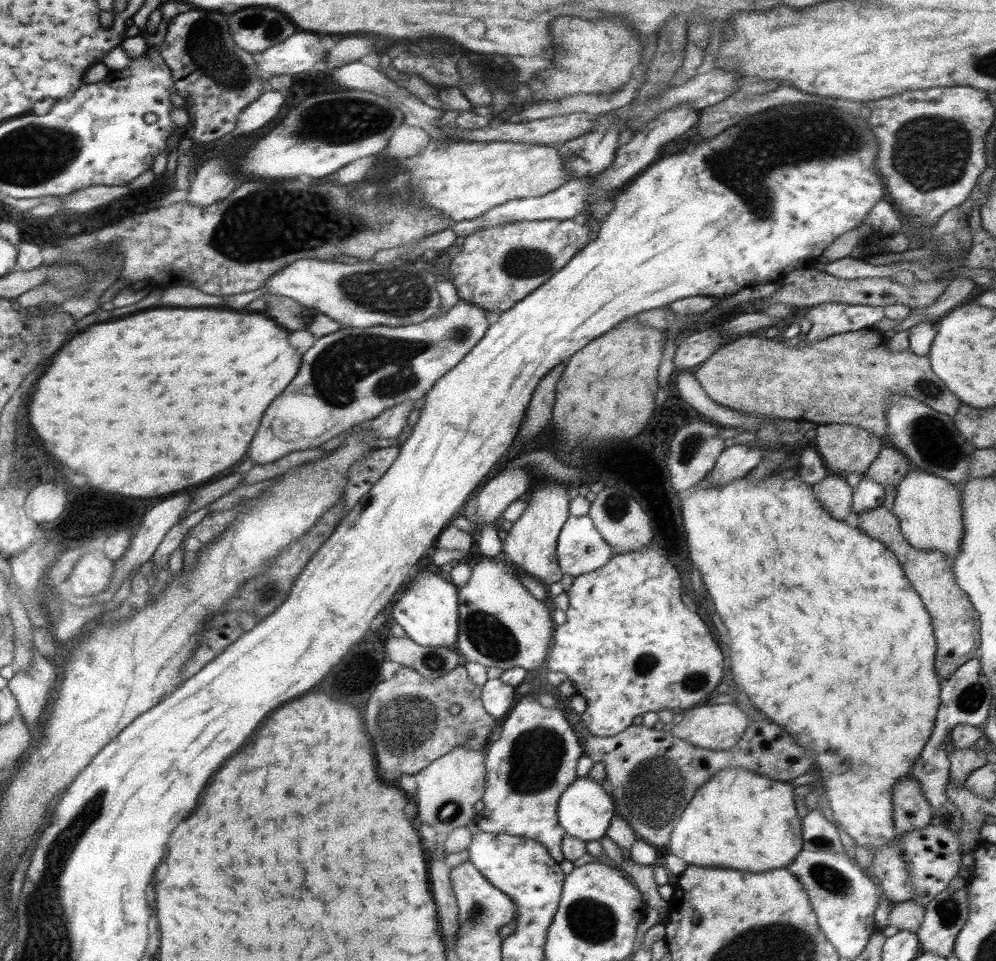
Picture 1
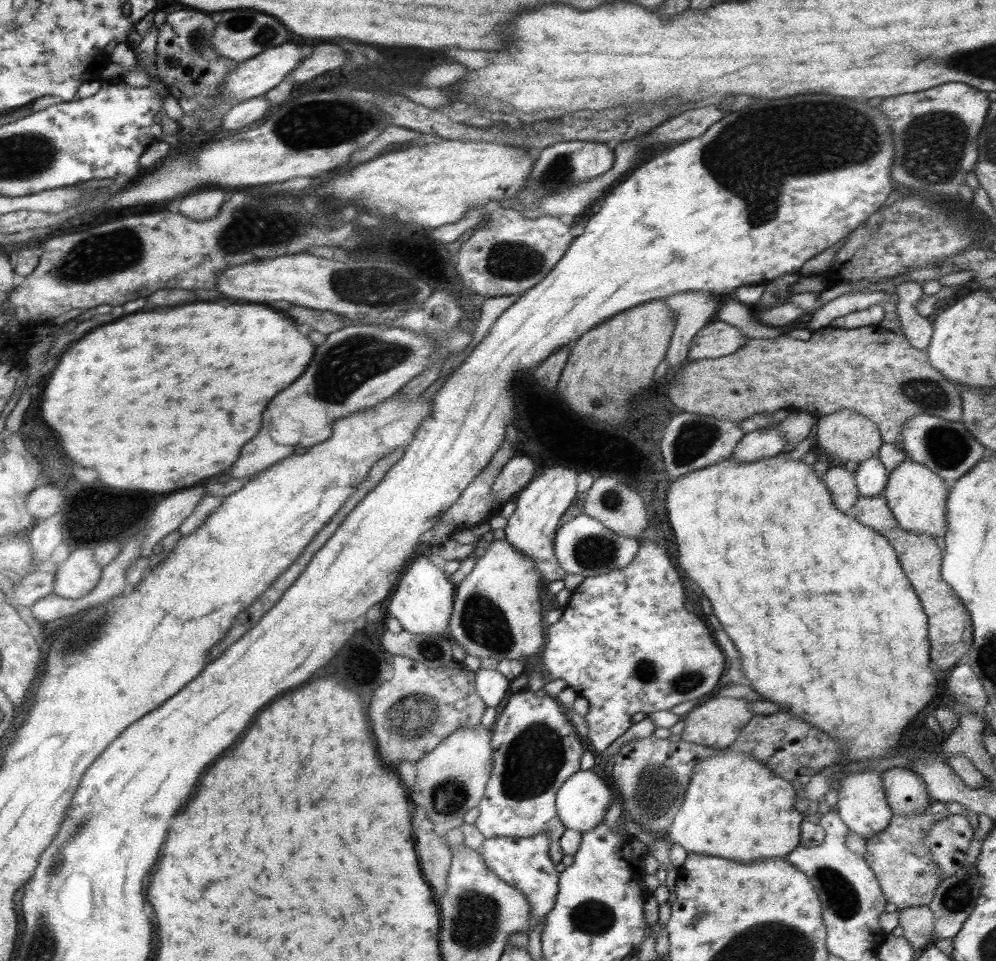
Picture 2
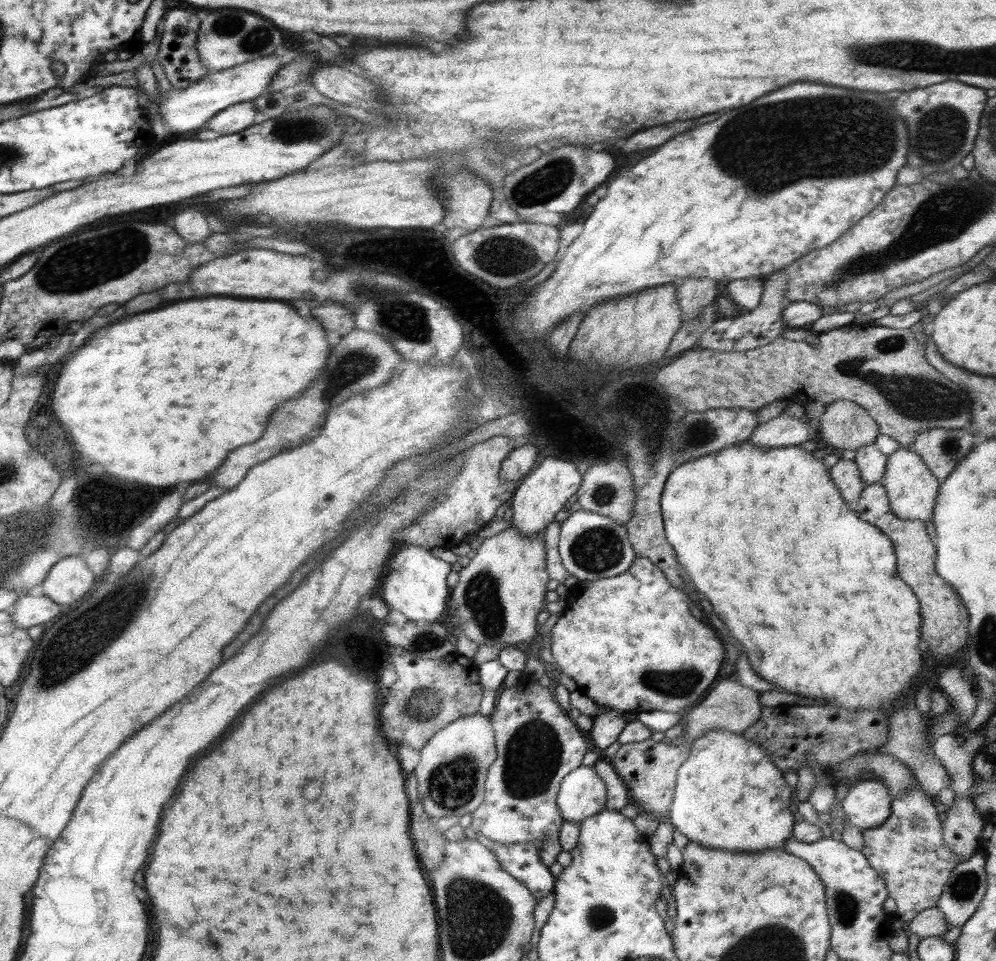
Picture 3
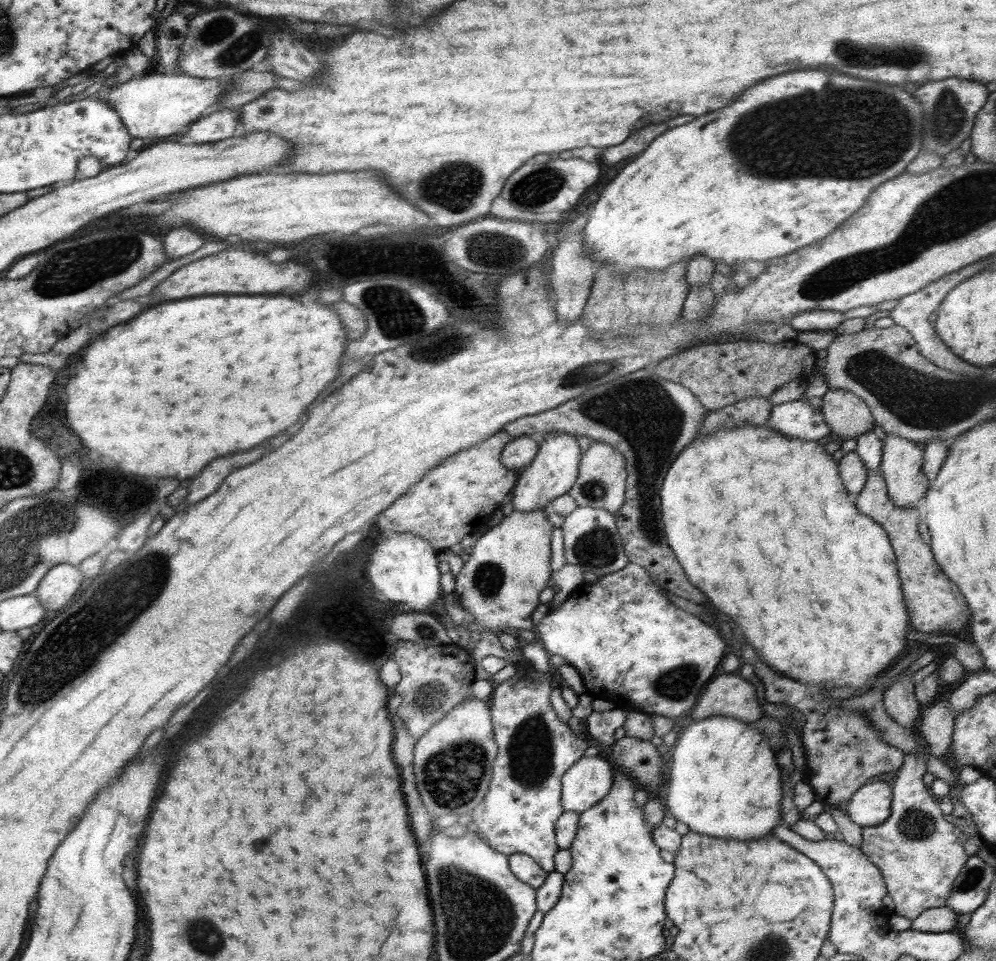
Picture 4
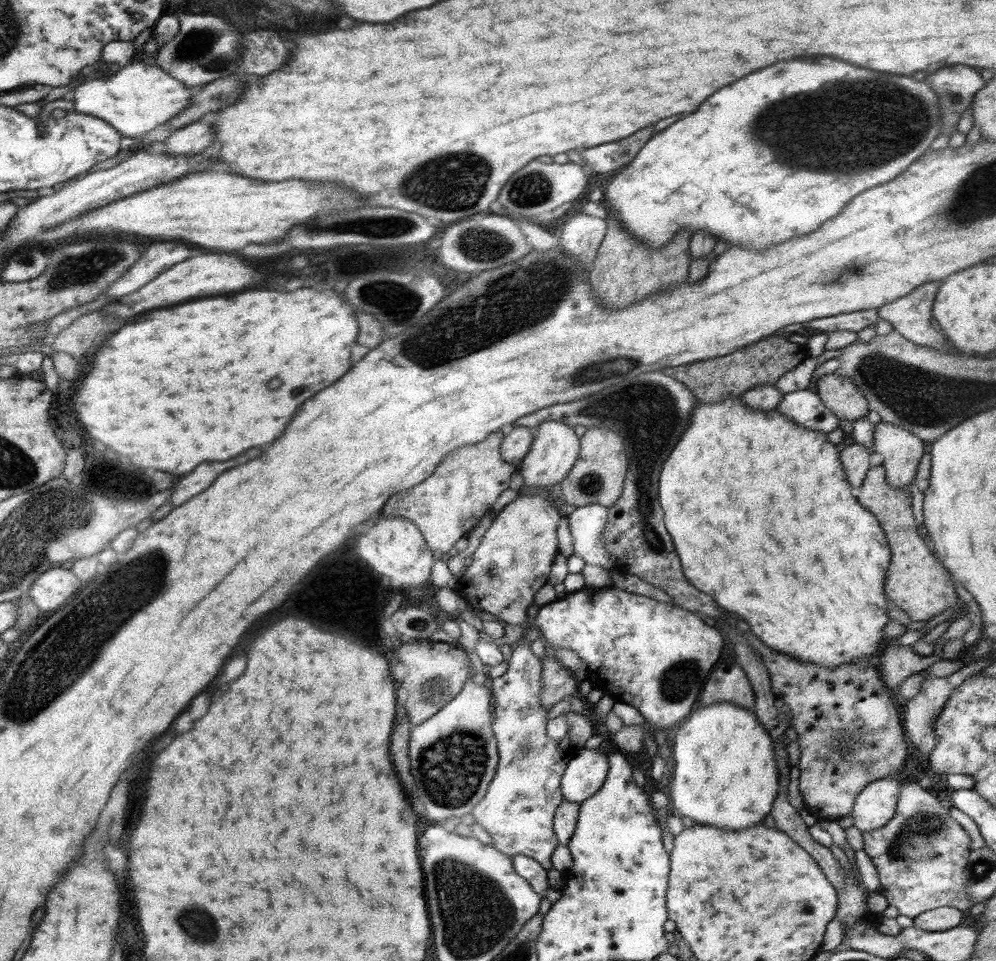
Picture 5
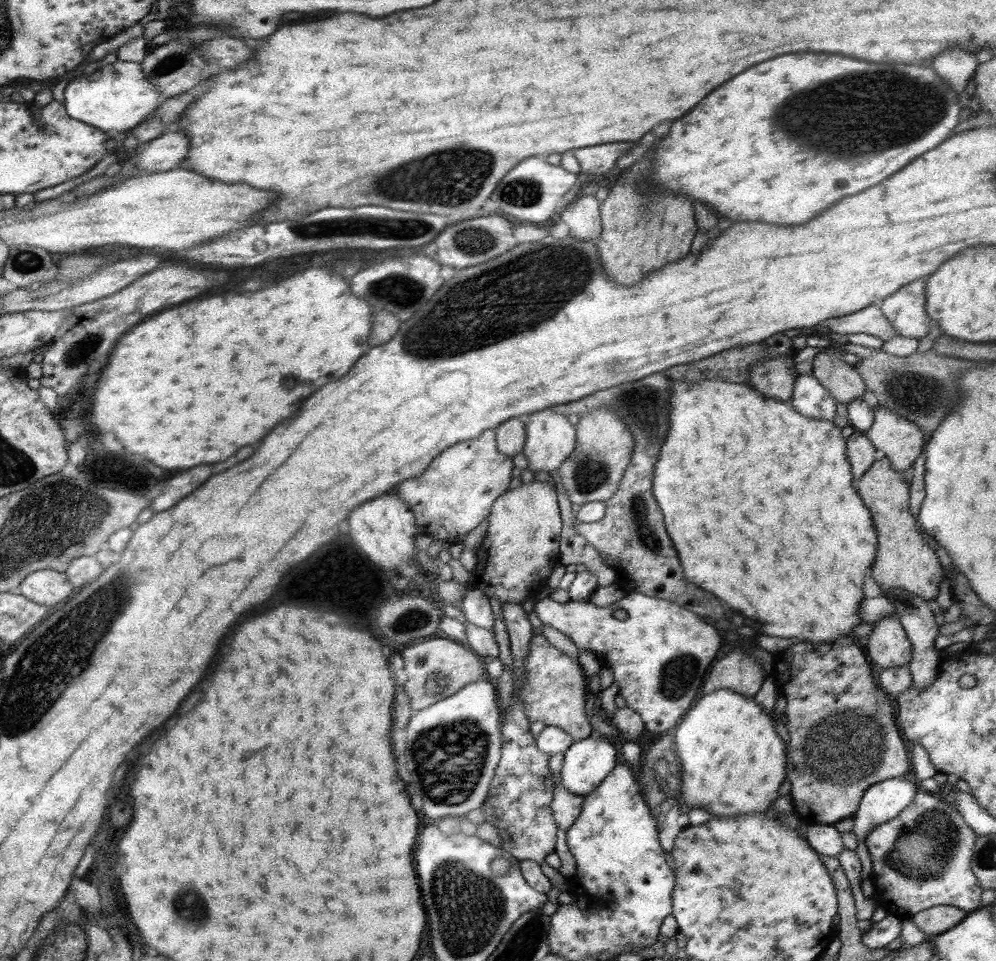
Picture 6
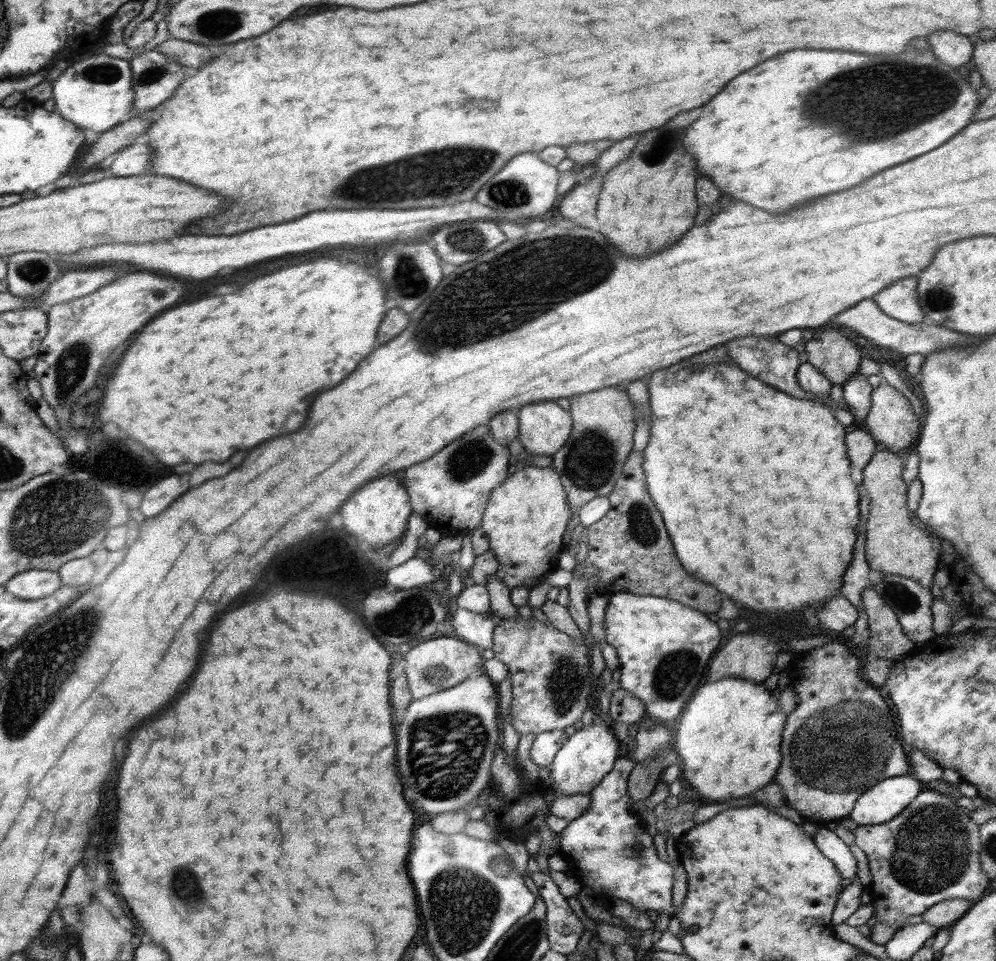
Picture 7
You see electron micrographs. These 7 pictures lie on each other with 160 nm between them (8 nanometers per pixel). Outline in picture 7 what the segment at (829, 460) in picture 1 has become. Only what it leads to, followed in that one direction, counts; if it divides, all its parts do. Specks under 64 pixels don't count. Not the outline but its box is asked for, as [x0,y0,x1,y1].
[805,329,863,385]

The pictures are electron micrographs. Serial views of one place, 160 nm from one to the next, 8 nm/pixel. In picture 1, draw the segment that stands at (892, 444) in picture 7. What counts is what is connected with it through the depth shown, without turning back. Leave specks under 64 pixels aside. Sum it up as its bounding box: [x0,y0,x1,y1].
[892,470,964,556]

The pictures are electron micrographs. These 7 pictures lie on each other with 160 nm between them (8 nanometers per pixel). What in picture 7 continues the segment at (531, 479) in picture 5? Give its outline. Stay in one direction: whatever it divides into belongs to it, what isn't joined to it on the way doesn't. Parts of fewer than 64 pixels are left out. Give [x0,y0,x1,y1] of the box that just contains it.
[517,401,573,456]

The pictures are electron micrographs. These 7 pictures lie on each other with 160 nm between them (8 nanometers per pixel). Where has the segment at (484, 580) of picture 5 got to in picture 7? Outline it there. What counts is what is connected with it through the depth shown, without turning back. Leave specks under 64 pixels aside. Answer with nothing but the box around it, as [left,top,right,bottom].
[479,465,571,592]

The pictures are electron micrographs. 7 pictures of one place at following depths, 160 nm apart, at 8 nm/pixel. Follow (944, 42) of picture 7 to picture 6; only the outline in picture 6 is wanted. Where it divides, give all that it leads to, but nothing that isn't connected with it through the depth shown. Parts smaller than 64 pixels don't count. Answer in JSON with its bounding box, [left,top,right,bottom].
[932,48,979,93]

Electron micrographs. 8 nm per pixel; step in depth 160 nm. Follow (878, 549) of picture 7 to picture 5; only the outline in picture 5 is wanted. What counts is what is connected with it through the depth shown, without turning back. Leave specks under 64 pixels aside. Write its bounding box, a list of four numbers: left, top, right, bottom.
[857,467,963,623]

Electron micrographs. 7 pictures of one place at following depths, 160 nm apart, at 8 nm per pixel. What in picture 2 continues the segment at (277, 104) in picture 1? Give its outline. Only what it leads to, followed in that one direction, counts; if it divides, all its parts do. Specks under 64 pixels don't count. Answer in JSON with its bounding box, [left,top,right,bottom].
[221,97,270,130]

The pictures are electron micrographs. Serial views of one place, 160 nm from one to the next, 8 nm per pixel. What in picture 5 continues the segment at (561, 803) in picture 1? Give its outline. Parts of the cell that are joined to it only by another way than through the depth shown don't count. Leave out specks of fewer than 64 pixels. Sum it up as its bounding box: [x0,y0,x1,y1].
[561,749,608,803]

